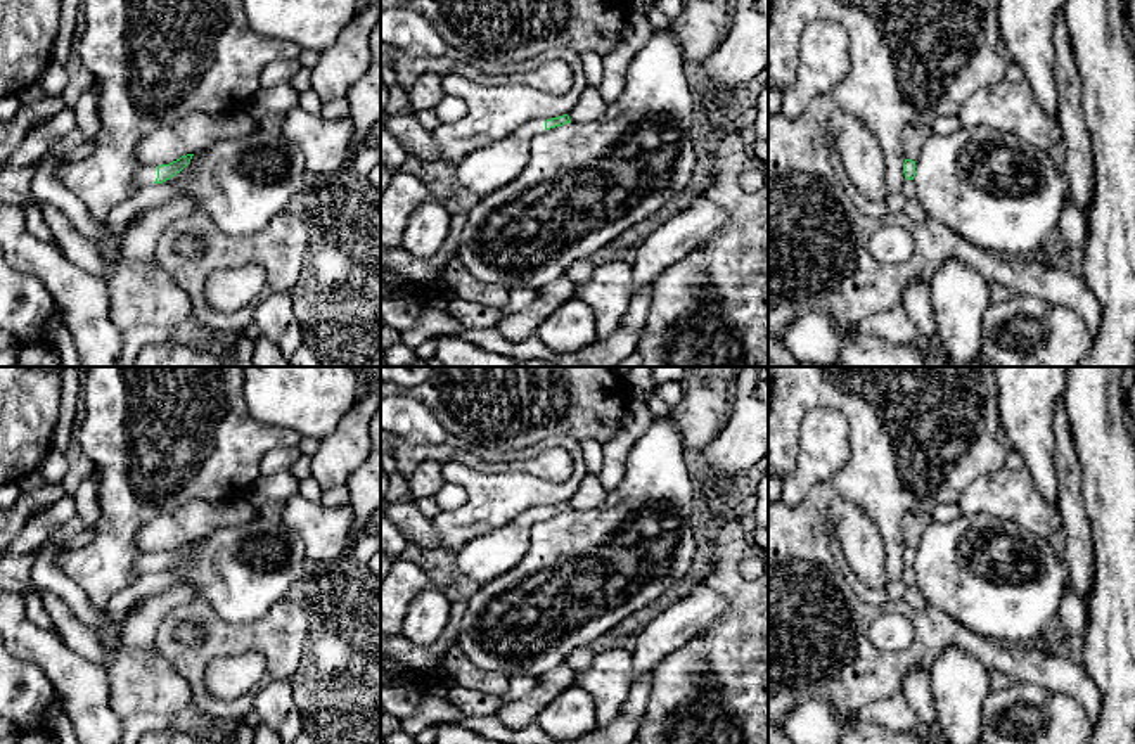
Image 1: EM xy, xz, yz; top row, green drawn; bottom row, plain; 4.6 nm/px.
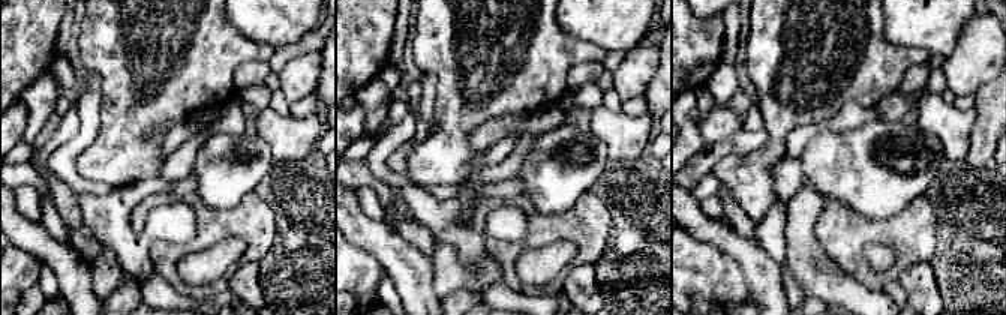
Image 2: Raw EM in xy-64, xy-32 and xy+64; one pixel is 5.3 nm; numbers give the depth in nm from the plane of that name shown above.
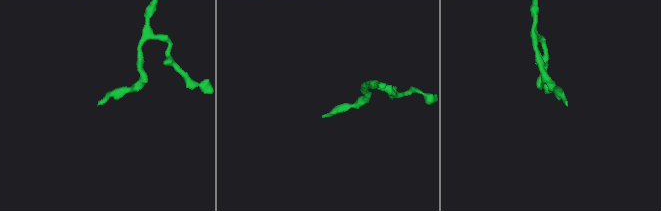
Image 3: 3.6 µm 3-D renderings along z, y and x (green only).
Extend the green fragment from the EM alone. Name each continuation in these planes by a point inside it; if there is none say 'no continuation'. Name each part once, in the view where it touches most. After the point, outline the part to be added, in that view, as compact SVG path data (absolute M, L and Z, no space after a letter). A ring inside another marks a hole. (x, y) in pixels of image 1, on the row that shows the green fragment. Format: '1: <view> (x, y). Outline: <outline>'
1: xy (147, 175). Outline: M144 164L144 168L133 175L133 185L138 185L138 187L152 185L156 178L157 178L157 166Z

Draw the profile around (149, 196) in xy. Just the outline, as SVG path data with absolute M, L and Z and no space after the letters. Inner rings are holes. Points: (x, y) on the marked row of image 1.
M163 182L140 187L133 197L114 206L107 216L107 225L114 234L128 228L133 218L151 208L178 199L182 189L176 183Z

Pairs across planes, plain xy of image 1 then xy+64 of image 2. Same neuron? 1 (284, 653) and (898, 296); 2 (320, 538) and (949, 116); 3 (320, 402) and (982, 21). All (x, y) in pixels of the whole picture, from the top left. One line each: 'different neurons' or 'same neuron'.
1: different neurons
2: same neuron
3: different neurons

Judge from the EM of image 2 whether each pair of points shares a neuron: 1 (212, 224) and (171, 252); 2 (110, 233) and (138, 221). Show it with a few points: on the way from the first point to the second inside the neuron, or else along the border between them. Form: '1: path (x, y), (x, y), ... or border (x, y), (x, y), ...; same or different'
1: path (204, 234), (194, 245), (182, 249); same
2: border (150, 194), (131, 212), (129, 227), (135, 233); different

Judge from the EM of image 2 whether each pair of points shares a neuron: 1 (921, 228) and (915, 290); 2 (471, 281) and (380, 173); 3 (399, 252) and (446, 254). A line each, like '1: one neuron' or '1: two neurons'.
1: two neurons
2: two neurons
3: two neurons

